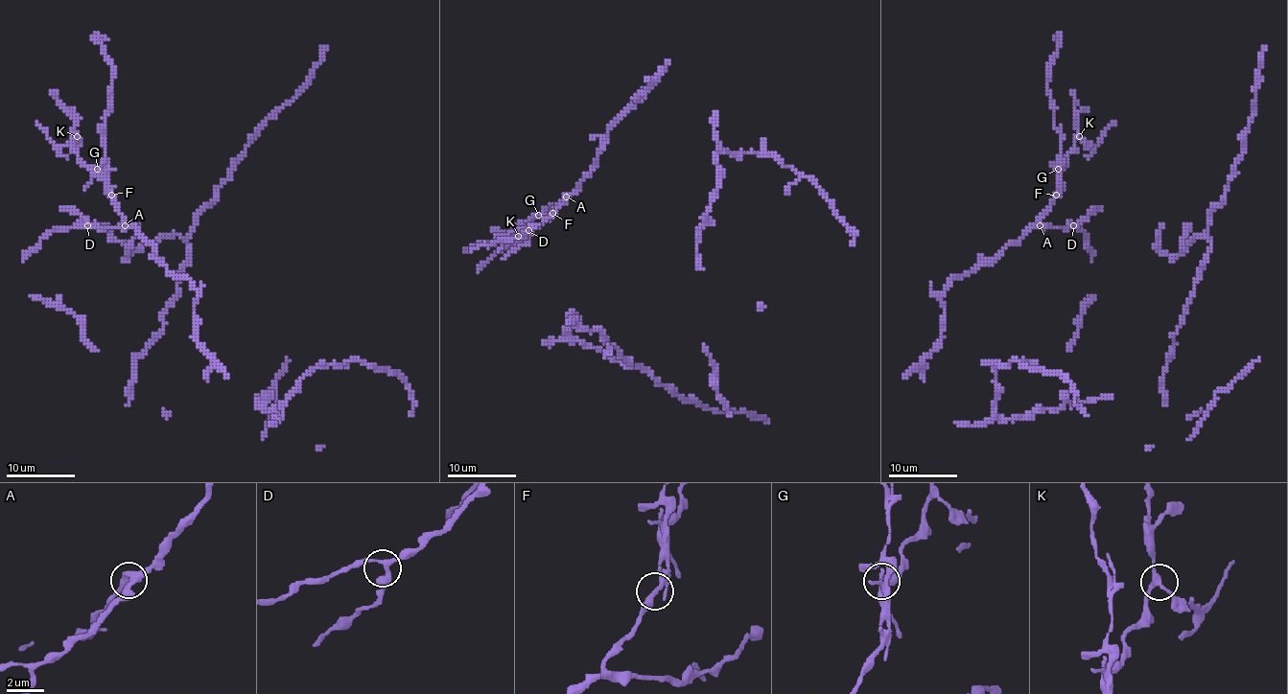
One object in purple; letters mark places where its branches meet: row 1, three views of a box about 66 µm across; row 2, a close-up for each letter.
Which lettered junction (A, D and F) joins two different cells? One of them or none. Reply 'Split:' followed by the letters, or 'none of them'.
Split: F

